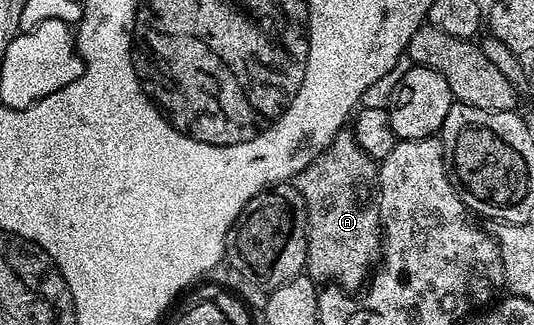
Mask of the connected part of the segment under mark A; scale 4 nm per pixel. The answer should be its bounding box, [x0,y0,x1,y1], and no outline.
[293,131,383,291]

